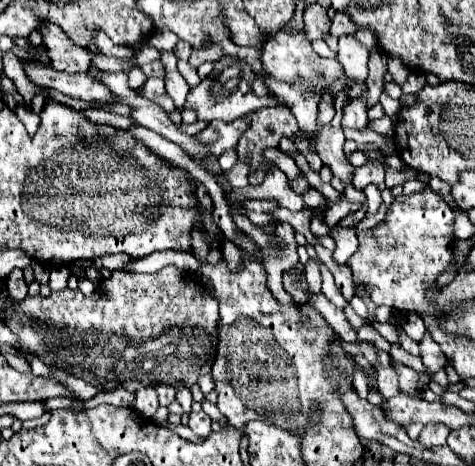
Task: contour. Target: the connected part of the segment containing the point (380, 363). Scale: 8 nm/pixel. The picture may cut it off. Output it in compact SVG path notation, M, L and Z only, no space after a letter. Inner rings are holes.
M367 342L375 352L377 352L377 364L375 364L375 370L377 370L377 388L379 392L383 394L383 398L391 398L391 396L397 396L401 390L399 390L399 382L397 382L397 374L395 370L391 368L391 356L383 350L379 350L373 342Z

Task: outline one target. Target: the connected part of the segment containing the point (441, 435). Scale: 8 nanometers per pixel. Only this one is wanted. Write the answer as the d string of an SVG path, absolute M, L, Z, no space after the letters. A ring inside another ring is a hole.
M429 424L429 426L423 428L423 432L421 432L421 436L419 436L419 442L421 442L425 448L433 450L433 448L445 444L447 432L449 432L449 428L443 426L443 424L437 424L437 426L435 426L435 424Z

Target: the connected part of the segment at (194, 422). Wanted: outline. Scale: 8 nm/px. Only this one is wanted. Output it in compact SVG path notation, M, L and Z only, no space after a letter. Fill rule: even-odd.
M189 412L189 428L201 436L201 438L207 438L211 434L211 418L205 414L205 412Z

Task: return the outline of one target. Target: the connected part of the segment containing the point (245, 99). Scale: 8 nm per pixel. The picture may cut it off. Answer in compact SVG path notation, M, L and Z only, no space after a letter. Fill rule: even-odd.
M223 58L221 62L215 64L213 72L209 76L205 76L201 80L201 84L197 84L195 88L189 90L187 100L185 100L185 110L191 108L197 114L197 120L203 122L211 122L211 120L223 120L223 122L231 122L235 118L241 118L243 114L251 112L253 108L263 108L263 104L279 104L277 98L271 100L263 100L263 98L255 98L247 86L247 82L251 80L253 70L249 64L239 62L235 58Z

